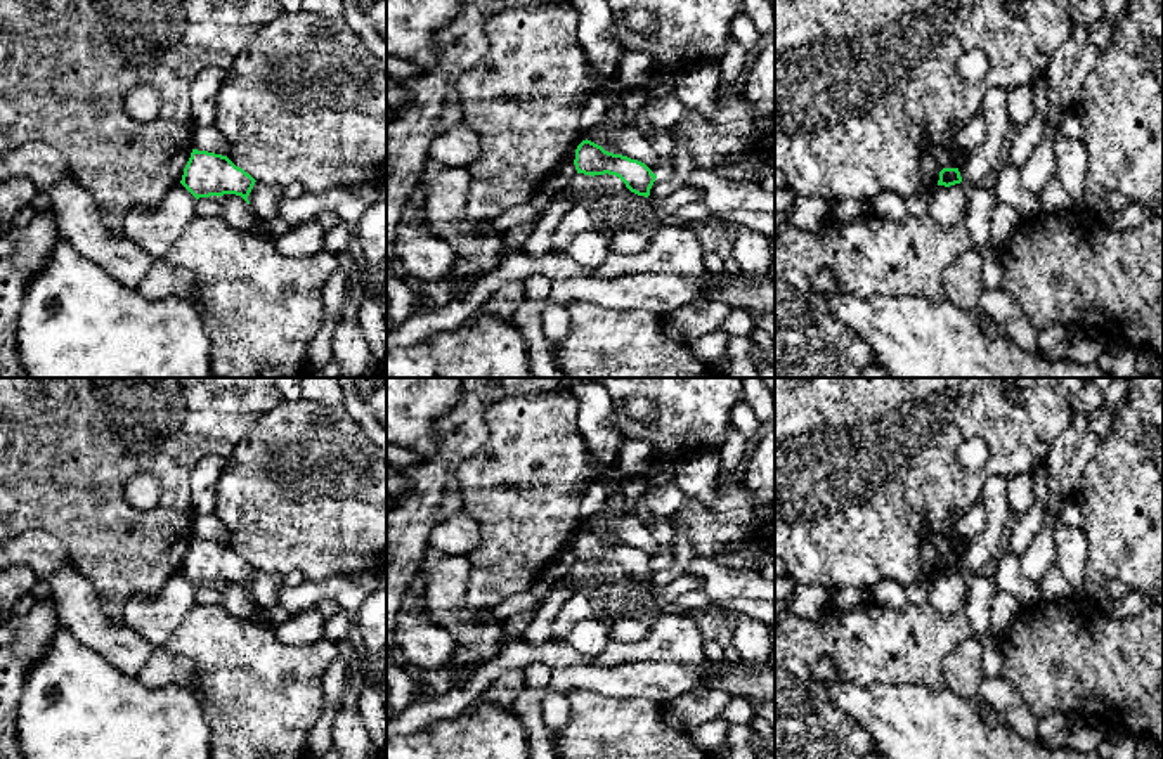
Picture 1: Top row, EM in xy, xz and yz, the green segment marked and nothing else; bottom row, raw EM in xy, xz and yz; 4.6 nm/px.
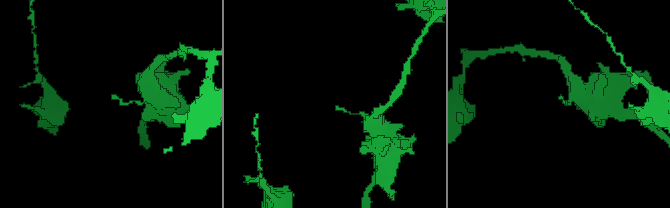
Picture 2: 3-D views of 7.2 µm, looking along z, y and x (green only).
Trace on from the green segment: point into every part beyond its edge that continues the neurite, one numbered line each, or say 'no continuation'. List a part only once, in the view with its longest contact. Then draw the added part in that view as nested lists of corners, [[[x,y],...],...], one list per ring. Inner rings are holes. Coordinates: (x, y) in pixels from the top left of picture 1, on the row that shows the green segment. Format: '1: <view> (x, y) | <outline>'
no continuation

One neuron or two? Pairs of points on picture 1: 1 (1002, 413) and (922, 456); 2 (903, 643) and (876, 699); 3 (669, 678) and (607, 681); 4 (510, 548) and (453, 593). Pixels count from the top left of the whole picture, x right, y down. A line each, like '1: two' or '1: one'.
1: one
2: two
3: one
4: two

